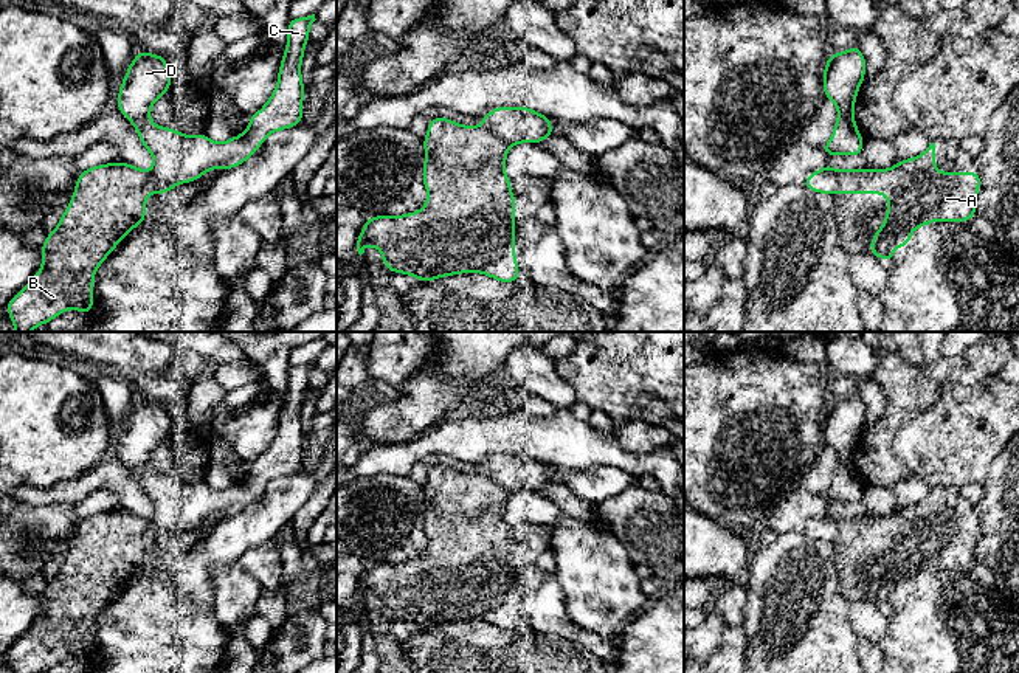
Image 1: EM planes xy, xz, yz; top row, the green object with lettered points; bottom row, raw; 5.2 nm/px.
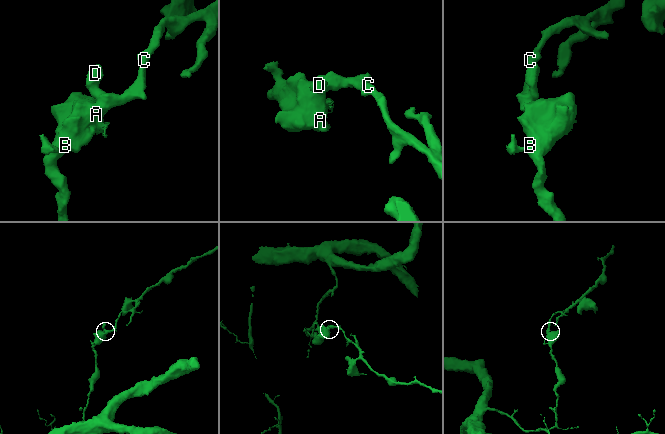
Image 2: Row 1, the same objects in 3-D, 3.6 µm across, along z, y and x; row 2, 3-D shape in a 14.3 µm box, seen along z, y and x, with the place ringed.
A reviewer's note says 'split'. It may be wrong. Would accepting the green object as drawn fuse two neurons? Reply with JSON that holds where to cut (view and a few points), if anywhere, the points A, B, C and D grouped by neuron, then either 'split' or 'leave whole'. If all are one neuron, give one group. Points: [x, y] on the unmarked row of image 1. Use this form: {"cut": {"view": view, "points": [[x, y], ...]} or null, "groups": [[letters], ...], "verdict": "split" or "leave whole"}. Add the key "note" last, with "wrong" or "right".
{"cut": {"view": "xy", "points": [[148, 518], [152, 535], [169, 535]]}, "groups": [["A", "B"], ["C", "D"]], "verdict": "split", "note": "right"}

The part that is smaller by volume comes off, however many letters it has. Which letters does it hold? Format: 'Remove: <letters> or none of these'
Remove: C, D

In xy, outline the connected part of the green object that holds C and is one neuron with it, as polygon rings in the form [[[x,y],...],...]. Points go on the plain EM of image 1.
[[[315,361],[290,366],[276,437],[267,451],[250,464],[247,478],[223,490],[214,490],[205,481],[189,484],[150,468],[150,454],[169,439],[172,420],[166,405],[136,400],[119,433],[118,457],[138,478],[143,493],[154,504],[155,512],[149,518],[152,537],[195,529],[211,516],[233,516],[257,499],[270,481],[301,471],[306,439],[301,408],[309,375],[315,368]]]

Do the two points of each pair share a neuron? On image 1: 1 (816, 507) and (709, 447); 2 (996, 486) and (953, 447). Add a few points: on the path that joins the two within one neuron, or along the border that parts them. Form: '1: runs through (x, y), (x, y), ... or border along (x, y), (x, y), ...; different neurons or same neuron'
1: border along (799, 484), (765, 518); different neurons
2: border along (1002, 450), (982, 481); different neurons

